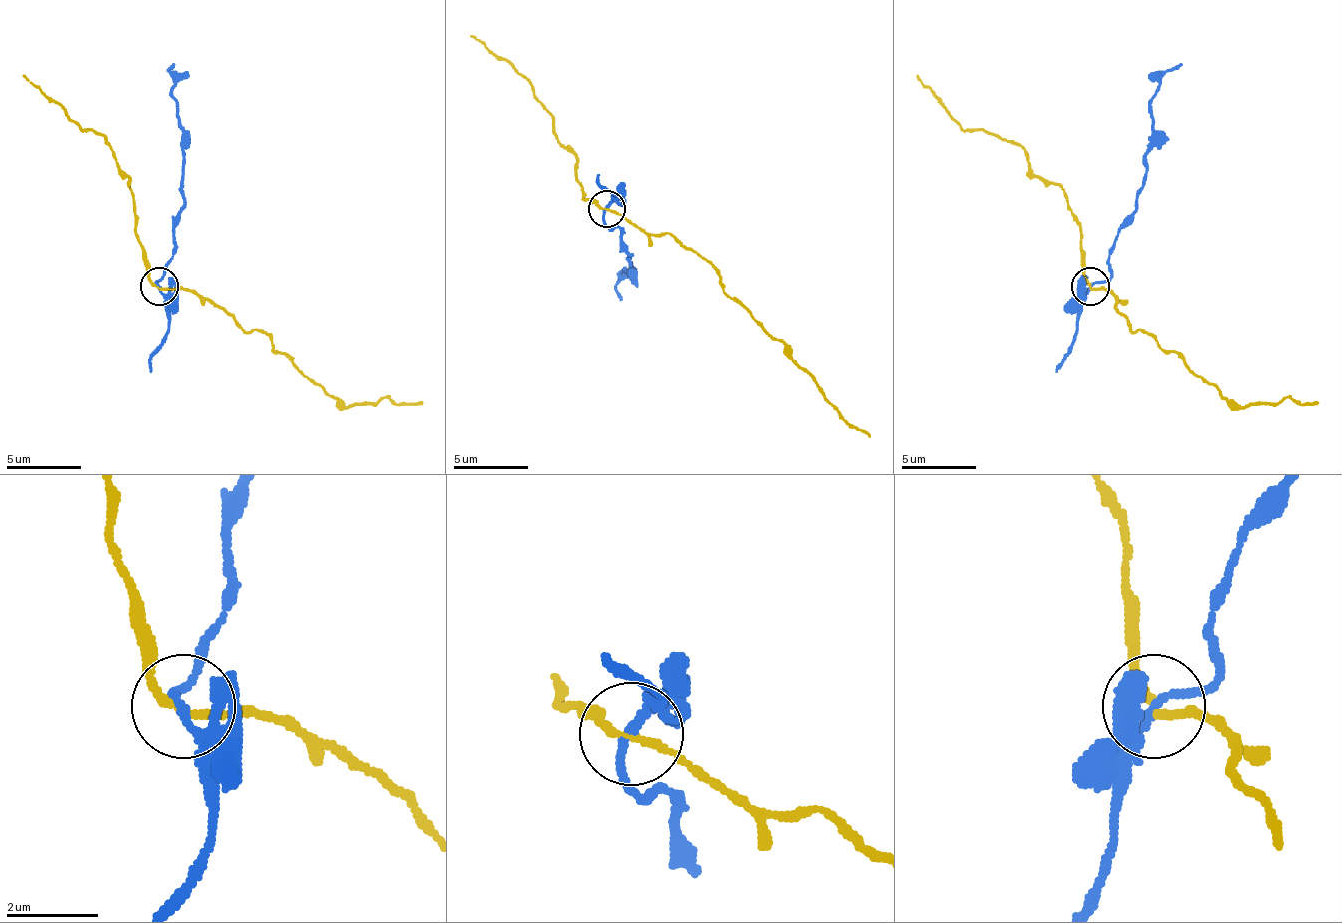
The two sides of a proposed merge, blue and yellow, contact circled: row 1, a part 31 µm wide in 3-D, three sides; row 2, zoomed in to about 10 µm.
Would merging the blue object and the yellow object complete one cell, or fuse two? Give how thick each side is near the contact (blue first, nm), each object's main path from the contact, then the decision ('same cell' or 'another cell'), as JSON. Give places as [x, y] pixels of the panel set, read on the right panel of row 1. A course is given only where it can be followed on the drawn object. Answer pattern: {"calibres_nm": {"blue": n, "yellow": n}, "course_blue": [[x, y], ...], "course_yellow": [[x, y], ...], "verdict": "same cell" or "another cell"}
{"calibres_nm": {"blue": 170, "yellow": 160}, "course_blue": [[1089, 285], [1111, 274], [1108, 259], [1119, 225], [1134, 210], [1153, 132], [1156, 87], [1183, 64]], "course_yellow": [[1089, 285], [1104, 289], [1134, 330], [1145, 330], [1239, 405], [1276, 405], [1288, 398], [1303, 405], [1318, 402]], "verdict": "another cell"}

